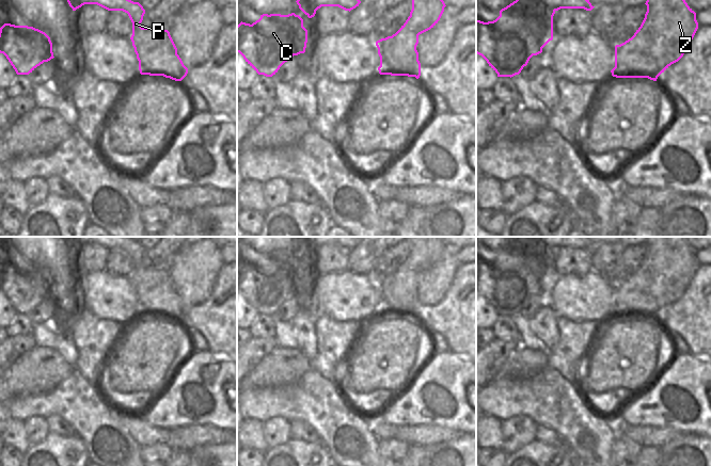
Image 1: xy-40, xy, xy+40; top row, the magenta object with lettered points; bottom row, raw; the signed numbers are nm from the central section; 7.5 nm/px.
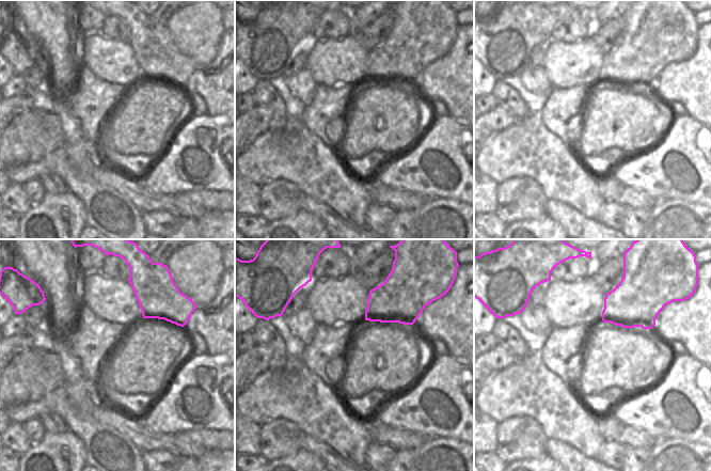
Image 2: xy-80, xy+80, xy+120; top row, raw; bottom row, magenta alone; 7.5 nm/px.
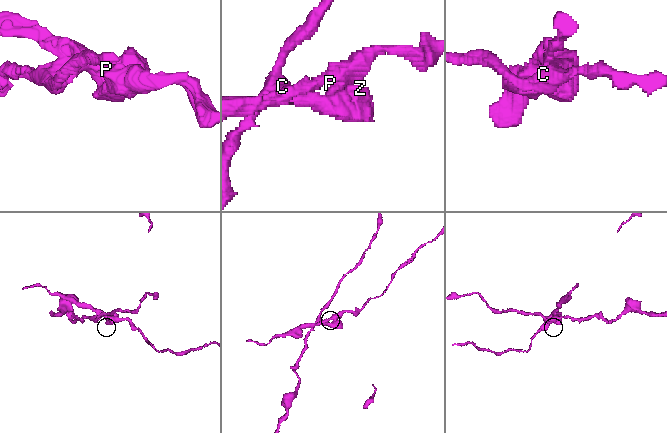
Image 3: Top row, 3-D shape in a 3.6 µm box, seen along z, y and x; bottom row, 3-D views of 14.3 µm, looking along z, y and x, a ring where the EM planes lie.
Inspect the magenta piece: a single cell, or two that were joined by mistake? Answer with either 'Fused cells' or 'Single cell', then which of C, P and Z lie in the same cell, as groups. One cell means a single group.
Fused cells. Groups: C Z / P

